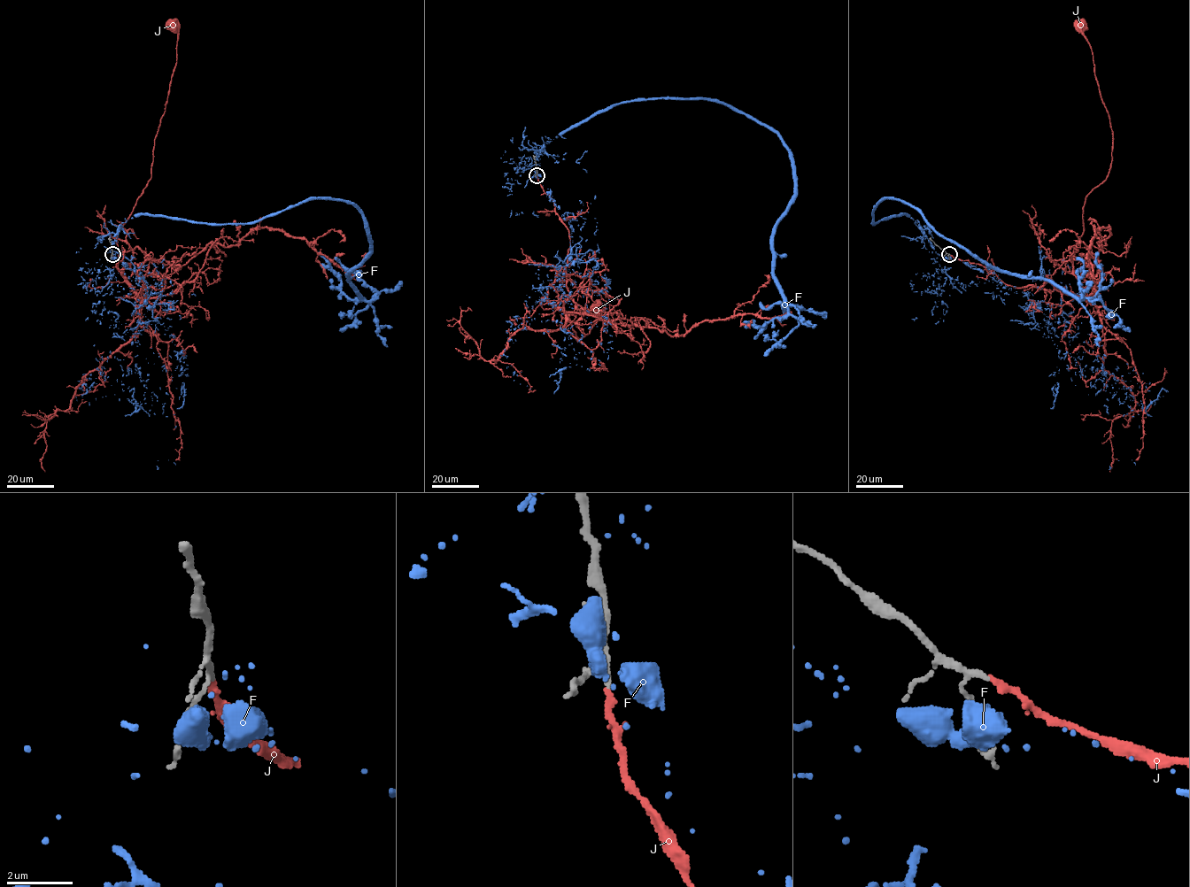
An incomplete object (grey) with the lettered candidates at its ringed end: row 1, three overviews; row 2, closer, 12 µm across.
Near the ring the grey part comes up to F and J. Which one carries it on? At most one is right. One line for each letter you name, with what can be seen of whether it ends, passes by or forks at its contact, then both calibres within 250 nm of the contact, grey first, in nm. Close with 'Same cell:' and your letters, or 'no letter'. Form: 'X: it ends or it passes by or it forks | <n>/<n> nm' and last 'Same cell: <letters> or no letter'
J: it ends | 140/190 nm
Same cell: J

